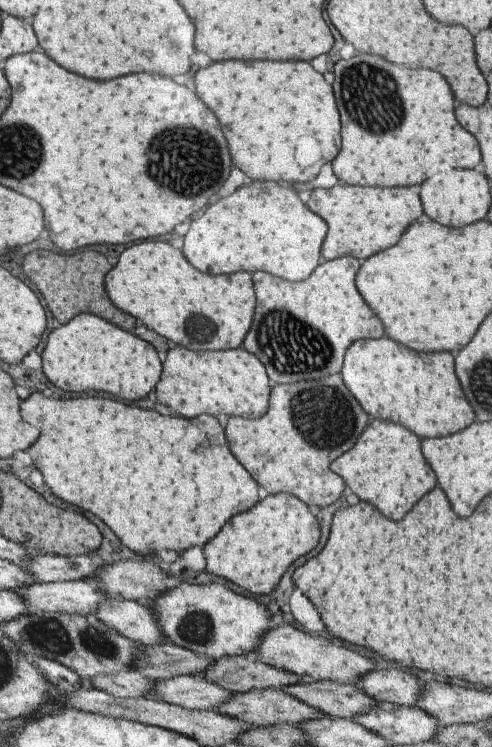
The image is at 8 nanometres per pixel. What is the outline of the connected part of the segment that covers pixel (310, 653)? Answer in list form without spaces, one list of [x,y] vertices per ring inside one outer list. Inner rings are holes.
[[[288,623],[274,630],[268,630],[263,642],[251,656],[269,666],[292,672],[297,676],[308,676],[314,681],[333,680],[340,683],[356,683],[360,676],[376,669],[375,661],[366,658],[364,654],[358,654],[346,648],[341,642],[334,644],[322,636],[306,634],[300,629]]]

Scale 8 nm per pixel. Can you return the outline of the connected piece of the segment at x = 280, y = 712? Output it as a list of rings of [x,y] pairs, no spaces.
[[[281,689],[257,690],[246,692],[235,692],[233,698],[219,705],[216,709],[211,709],[230,717],[242,720],[246,724],[254,727],[268,727],[276,724],[288,724],[299,726],[305,721],[323,718],[324,714],[313,707],[307,706],[298,698],[283,692]]]

